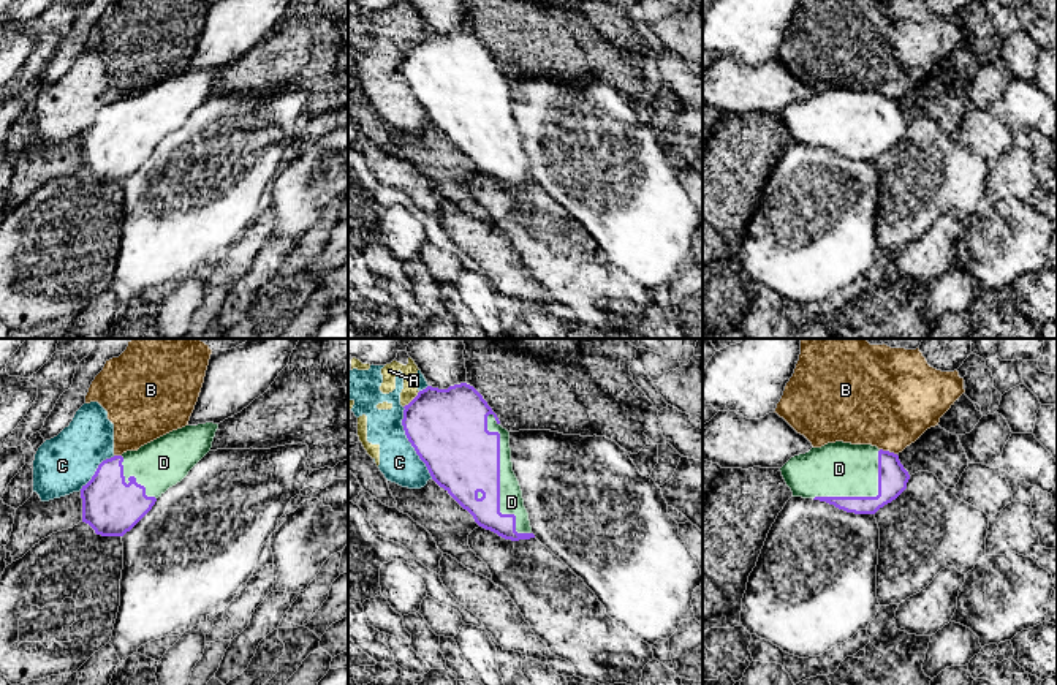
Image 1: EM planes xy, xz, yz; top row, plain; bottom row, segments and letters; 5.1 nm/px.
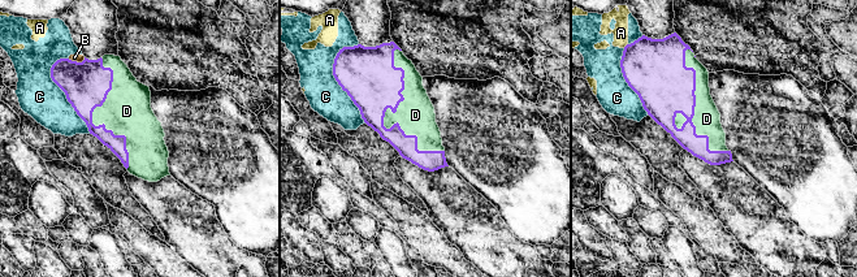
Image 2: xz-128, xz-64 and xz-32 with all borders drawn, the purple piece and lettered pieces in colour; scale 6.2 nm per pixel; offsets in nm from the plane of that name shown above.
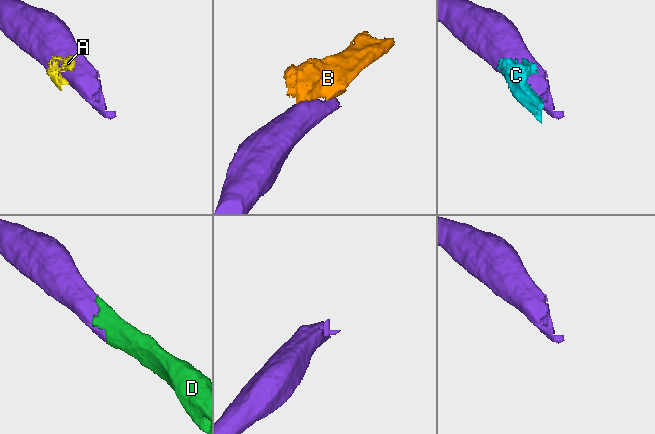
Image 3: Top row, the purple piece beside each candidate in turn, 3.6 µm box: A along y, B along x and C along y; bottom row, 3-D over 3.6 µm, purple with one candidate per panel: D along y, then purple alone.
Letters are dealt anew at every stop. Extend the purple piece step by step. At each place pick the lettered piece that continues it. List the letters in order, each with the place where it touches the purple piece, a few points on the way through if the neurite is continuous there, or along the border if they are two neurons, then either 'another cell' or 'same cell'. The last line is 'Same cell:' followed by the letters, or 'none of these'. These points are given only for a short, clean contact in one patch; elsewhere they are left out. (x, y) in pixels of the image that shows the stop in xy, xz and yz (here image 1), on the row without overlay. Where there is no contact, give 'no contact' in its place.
A: xz (413, 45) | another cell
B: yz (888, 97) | another cell
C: xz (410, 87) | another cell
D: xz (499, 127) | same cell
Same cell: D

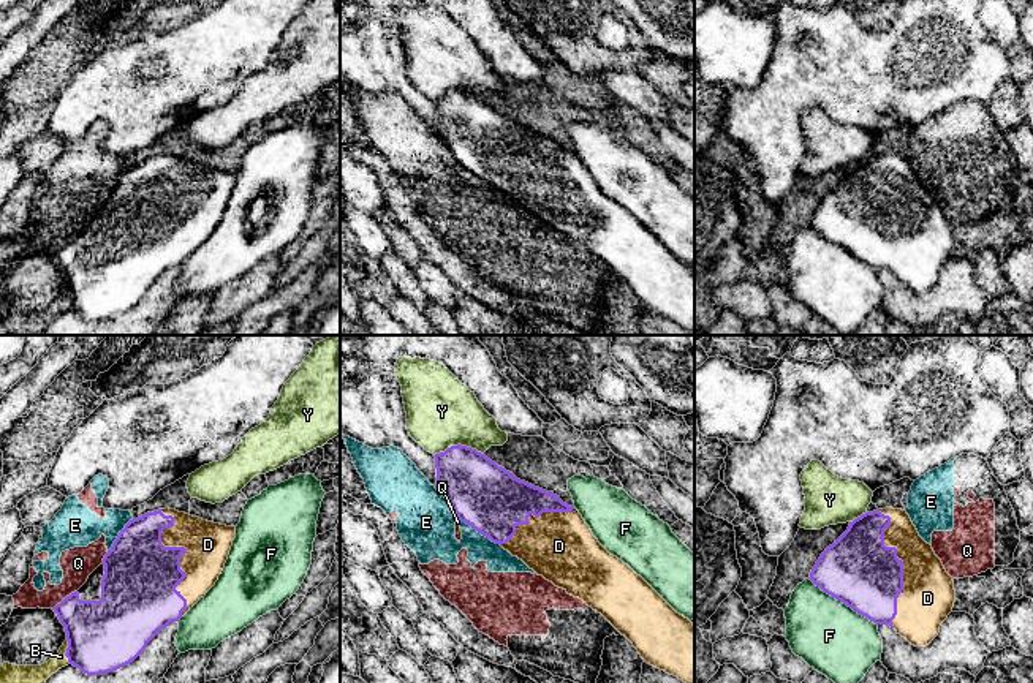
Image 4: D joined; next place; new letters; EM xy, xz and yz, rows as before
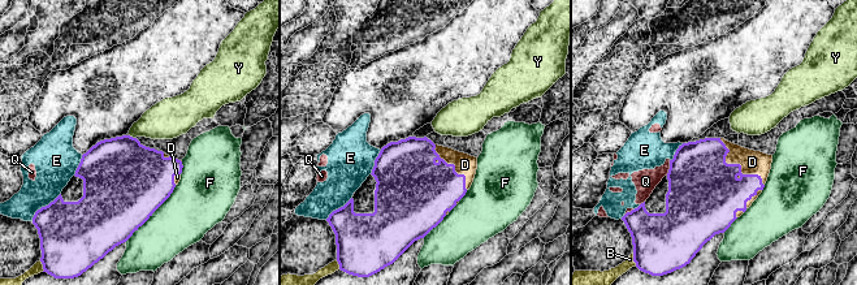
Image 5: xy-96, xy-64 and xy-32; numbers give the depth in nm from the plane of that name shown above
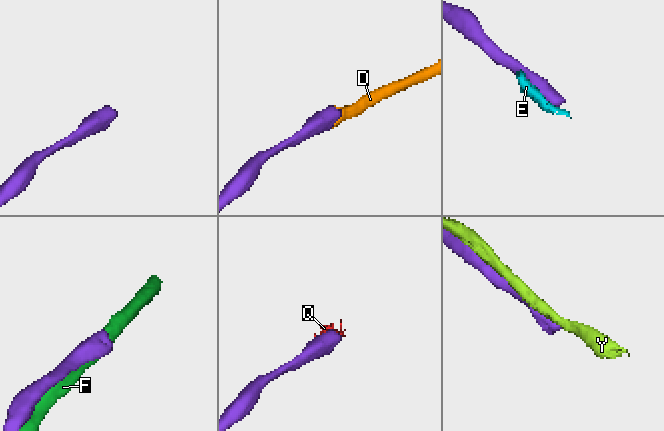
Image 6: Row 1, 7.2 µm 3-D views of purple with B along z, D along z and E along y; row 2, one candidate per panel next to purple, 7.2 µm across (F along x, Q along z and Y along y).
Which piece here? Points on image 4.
B: xy (67, 298) | along xy (67, 285), (65, 302), (70, 309) | another cell
D: xy (185, 195) | same cell
E: xz (481, 179) | another cell
F: yz (843, 249) | another cell
Q: xy (65, 244) | another cell
Y: xz (457, 90) | another cell
Same cell: D

